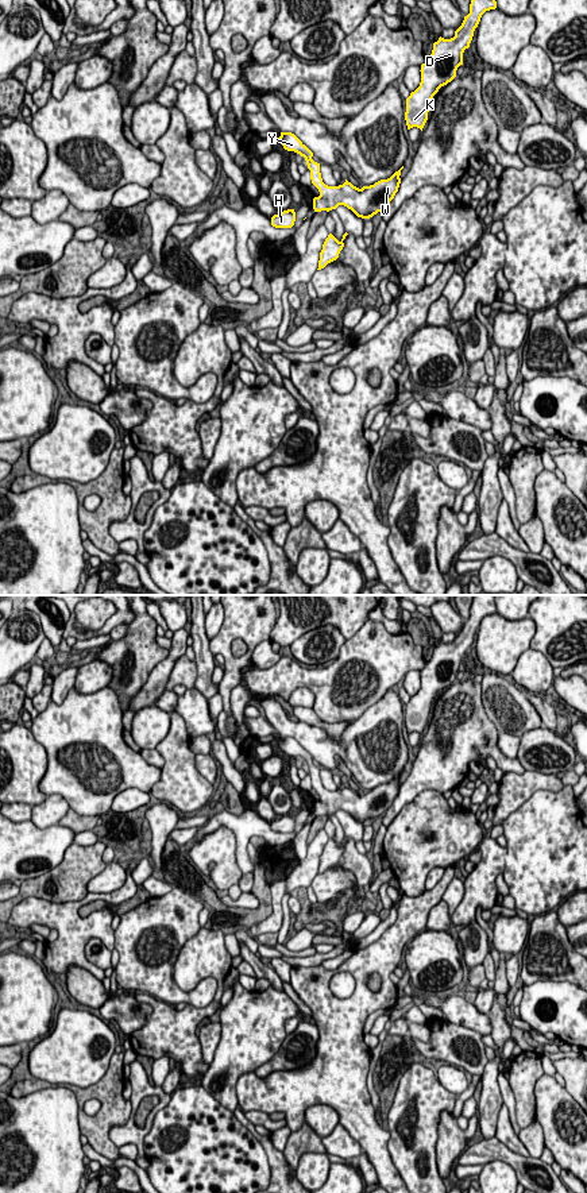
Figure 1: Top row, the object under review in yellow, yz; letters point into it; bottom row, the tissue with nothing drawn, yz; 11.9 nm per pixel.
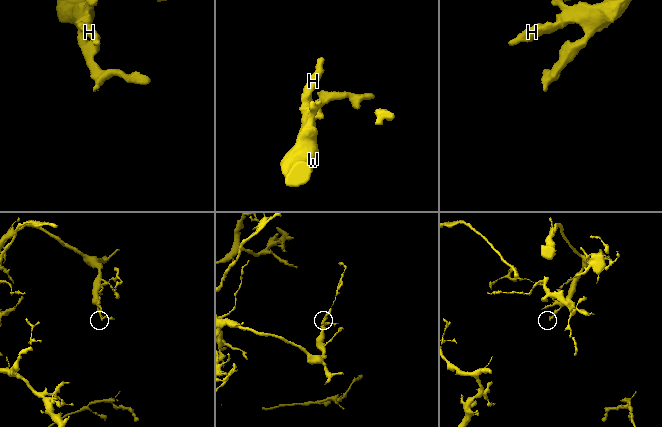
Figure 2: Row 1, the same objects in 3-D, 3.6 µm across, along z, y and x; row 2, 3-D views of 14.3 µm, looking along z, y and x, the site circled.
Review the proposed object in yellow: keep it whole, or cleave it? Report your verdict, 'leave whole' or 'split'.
leave whole

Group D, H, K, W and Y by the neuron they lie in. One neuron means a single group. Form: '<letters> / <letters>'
D H K W Y

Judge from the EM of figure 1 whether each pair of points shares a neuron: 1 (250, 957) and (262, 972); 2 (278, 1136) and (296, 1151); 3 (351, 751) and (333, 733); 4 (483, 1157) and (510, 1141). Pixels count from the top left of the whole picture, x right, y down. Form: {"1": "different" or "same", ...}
{"1": "same", "2": "different", "3": "different", "4": "different"}

